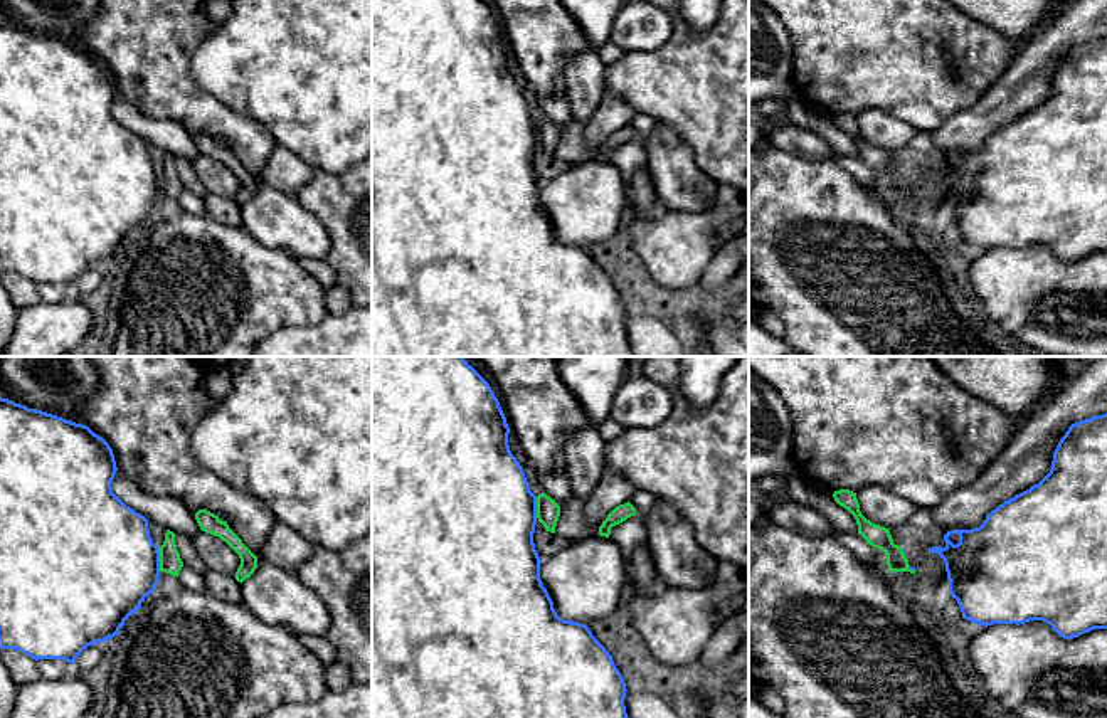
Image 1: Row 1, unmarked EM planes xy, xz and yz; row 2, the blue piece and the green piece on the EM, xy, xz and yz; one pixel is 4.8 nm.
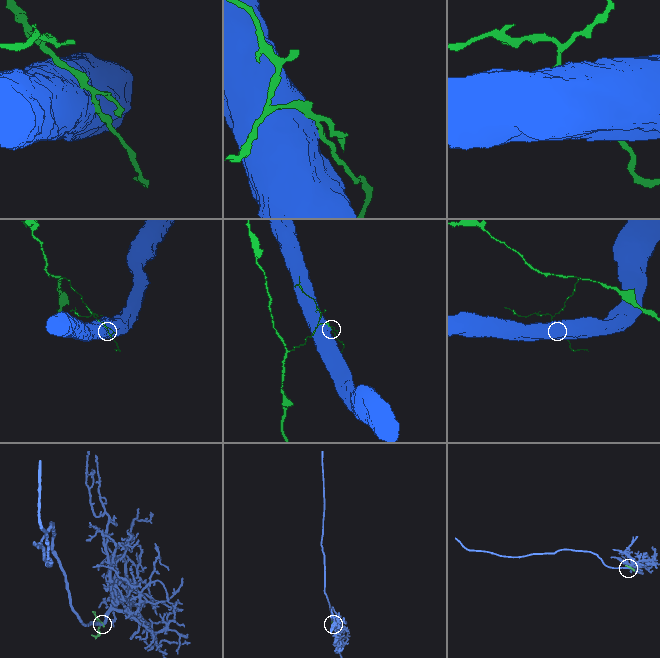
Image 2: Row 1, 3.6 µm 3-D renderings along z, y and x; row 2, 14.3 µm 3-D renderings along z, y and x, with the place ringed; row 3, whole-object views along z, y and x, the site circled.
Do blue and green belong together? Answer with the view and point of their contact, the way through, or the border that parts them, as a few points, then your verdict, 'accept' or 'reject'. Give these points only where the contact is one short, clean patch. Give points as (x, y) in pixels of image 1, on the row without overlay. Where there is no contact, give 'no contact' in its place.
xy (158, 184) | along xy (157, 172), (160, 194) | reject

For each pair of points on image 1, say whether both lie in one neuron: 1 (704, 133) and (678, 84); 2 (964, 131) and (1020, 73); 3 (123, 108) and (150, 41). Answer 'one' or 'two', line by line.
1: one
2: one
3: two

